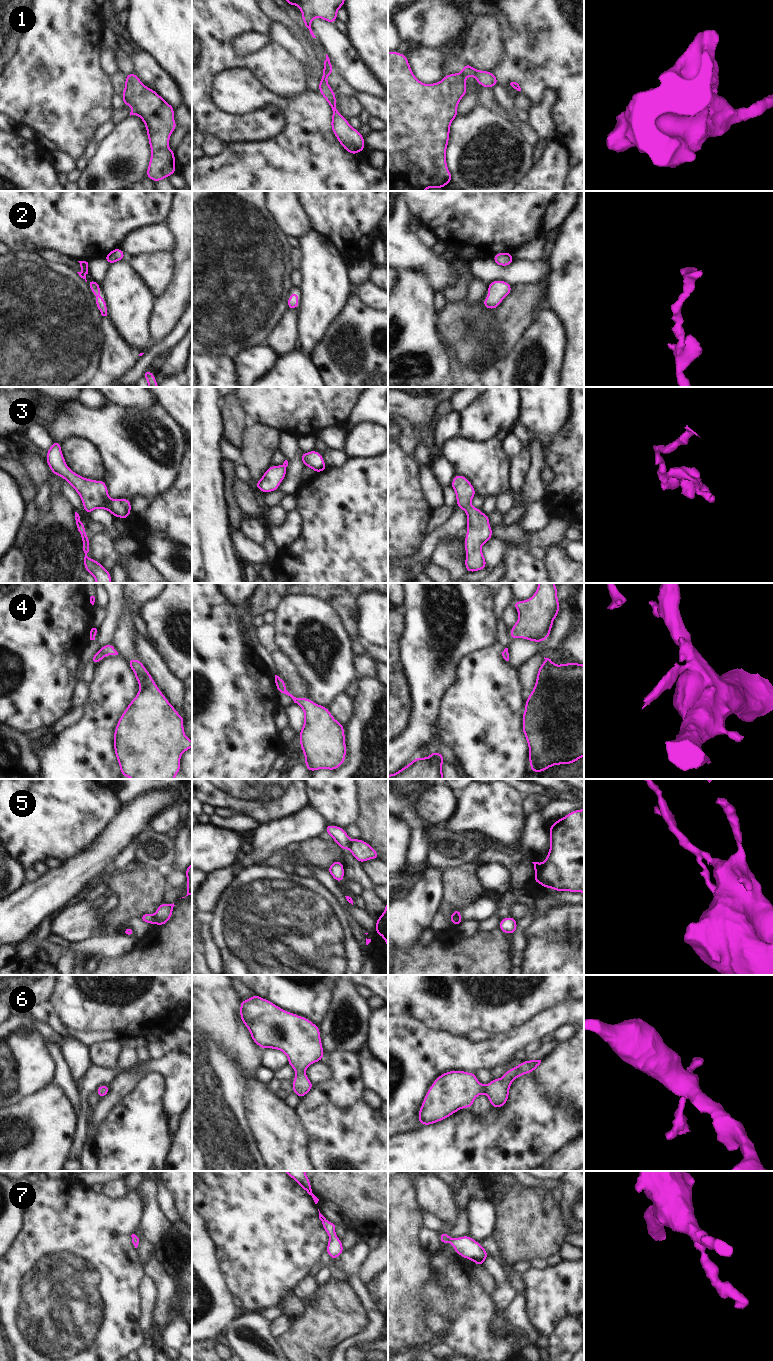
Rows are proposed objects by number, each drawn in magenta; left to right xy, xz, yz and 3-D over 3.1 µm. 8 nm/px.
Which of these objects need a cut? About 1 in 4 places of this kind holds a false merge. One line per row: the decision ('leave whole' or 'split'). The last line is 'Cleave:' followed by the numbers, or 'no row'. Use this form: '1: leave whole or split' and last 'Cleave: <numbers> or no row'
1: split
2: leave whole
3: leave whole
4: leave whole
5: split
6: leave whole
7: leave whole
Cleave: 1, 5

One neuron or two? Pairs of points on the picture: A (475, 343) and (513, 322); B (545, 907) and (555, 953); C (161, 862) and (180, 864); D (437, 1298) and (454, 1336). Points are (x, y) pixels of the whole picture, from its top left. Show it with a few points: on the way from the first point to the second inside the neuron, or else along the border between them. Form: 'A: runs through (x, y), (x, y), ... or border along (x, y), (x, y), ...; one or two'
A: border along (494, 309), (502, 333), (495, 352); two
B: border along (565, 904), (538, 916), (527, 927); two
C: border along (174, 840), (174, 861), (164, 870); two
D: runs through (446, 1307), (456, 1317), (456, 1327); one

